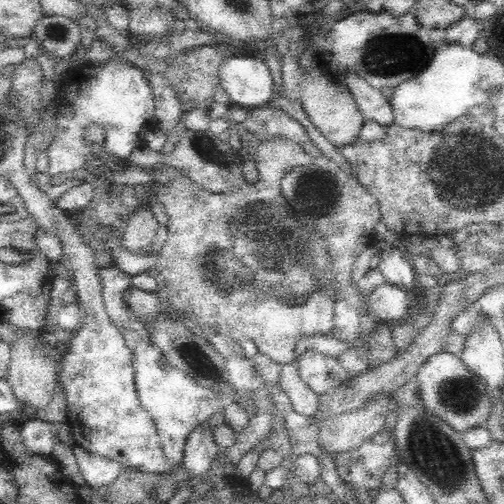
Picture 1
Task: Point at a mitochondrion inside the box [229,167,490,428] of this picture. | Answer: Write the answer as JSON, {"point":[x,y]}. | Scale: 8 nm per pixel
{"point":[457,395]}

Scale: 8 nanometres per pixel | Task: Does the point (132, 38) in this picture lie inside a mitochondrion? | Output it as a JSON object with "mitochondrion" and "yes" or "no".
{"mitochondrion":"no"}

